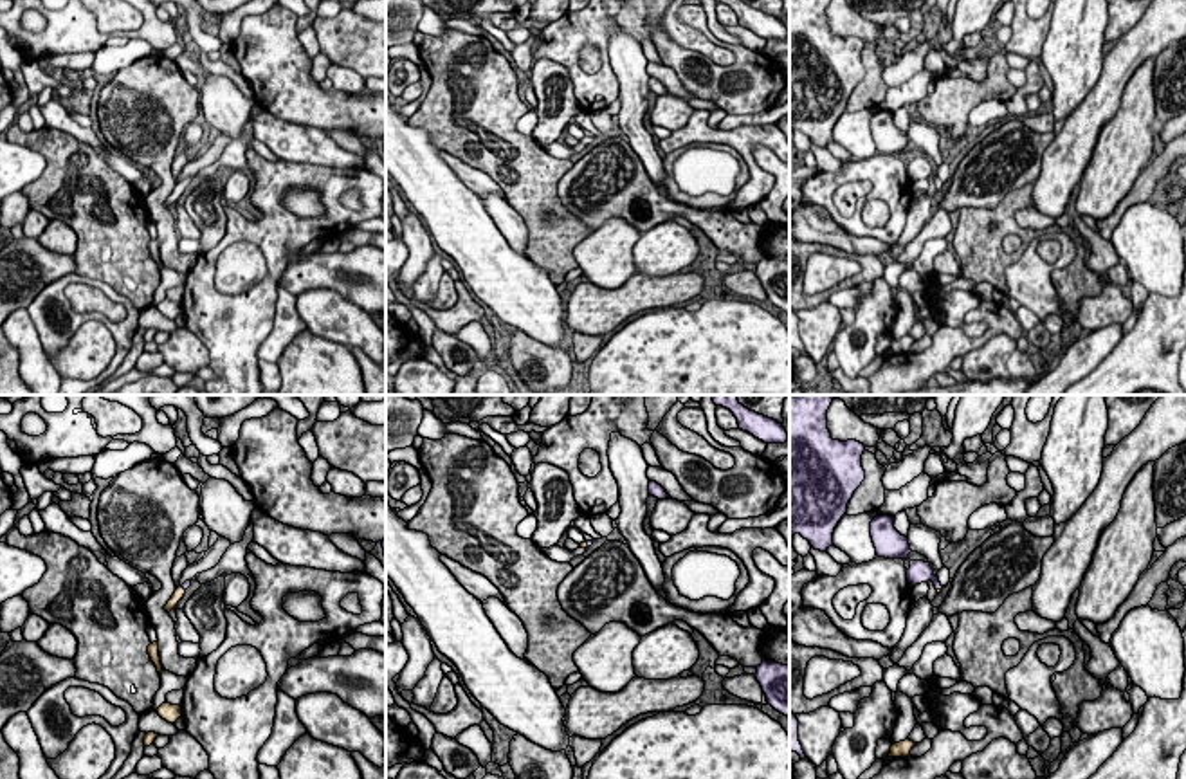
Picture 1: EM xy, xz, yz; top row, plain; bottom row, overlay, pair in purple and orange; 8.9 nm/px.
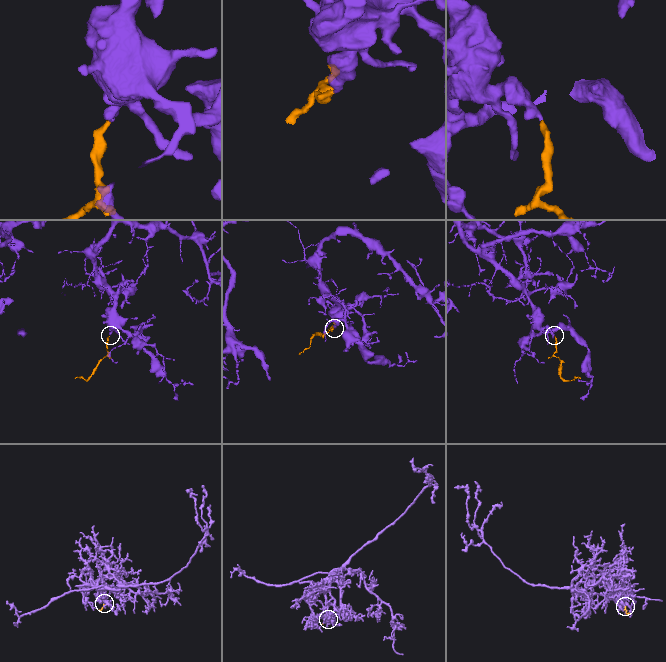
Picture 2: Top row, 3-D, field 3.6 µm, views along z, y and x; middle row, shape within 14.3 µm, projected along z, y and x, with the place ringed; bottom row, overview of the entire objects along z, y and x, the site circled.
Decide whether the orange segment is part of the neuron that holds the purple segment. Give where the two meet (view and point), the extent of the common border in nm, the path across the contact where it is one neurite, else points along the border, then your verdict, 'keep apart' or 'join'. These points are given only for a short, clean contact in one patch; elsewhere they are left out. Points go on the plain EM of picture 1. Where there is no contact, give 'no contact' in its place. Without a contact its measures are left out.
meets purple in xz at (586, 137); contact 60 nm long; runs through xz (590, 139), (586, 137), (583, 141); join

